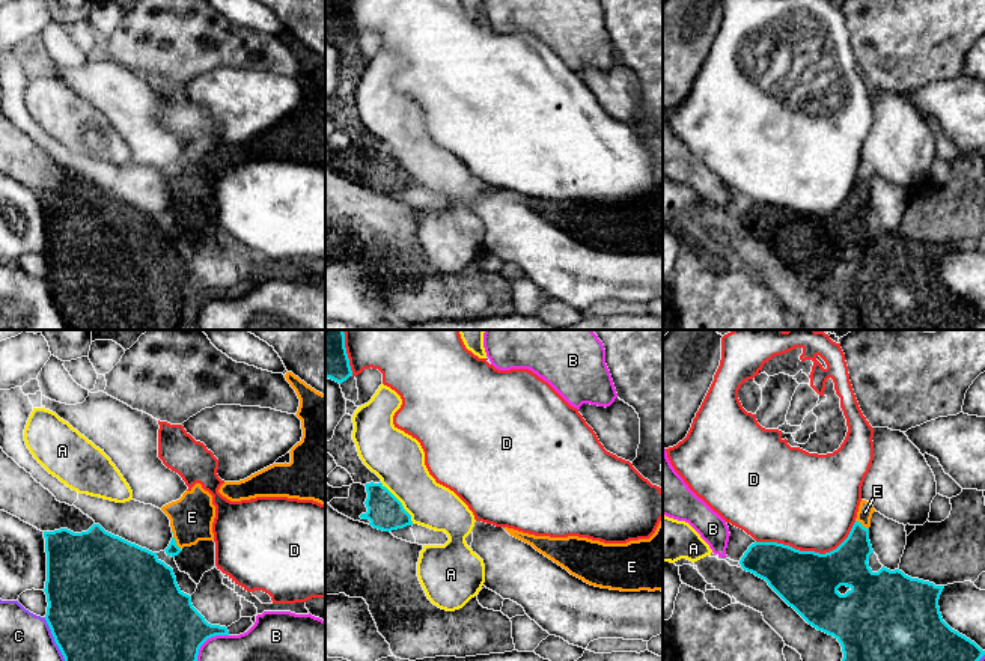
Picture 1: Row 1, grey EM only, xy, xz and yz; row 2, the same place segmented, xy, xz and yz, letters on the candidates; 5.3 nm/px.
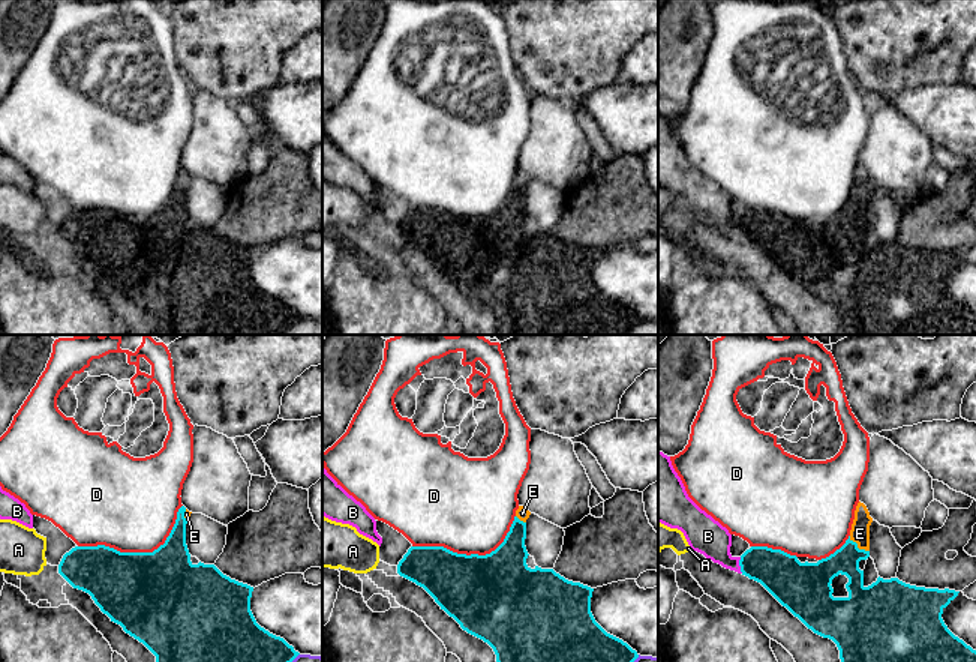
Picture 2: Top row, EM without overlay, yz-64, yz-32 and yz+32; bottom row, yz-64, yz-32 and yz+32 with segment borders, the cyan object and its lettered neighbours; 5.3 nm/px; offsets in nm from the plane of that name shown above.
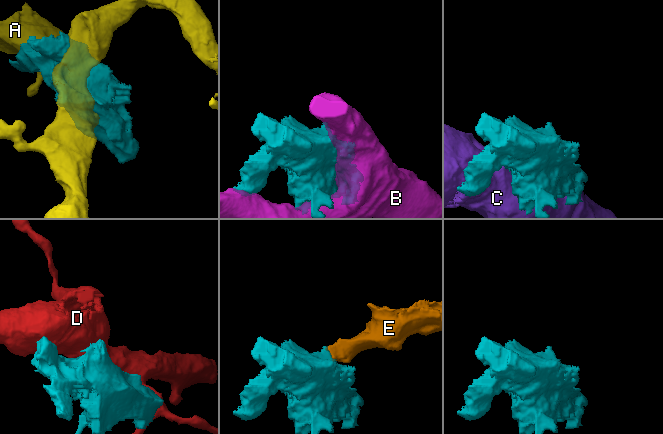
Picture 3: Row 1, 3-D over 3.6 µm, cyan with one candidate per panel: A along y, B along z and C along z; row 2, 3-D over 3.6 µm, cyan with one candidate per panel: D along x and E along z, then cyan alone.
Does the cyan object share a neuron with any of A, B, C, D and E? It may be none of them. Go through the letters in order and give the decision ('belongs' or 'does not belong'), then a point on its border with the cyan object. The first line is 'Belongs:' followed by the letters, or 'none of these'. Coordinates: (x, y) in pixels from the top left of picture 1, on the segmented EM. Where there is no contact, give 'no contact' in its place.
Belongs: E
A: does not belong; contact xz (401, 503)
B: does not belong; contact xy (207, 639)
C: does not belong; contact xy (54, 639)
D: does not belong; contact yz (809, 551)
E: belongs; contact yz (860, 524)

